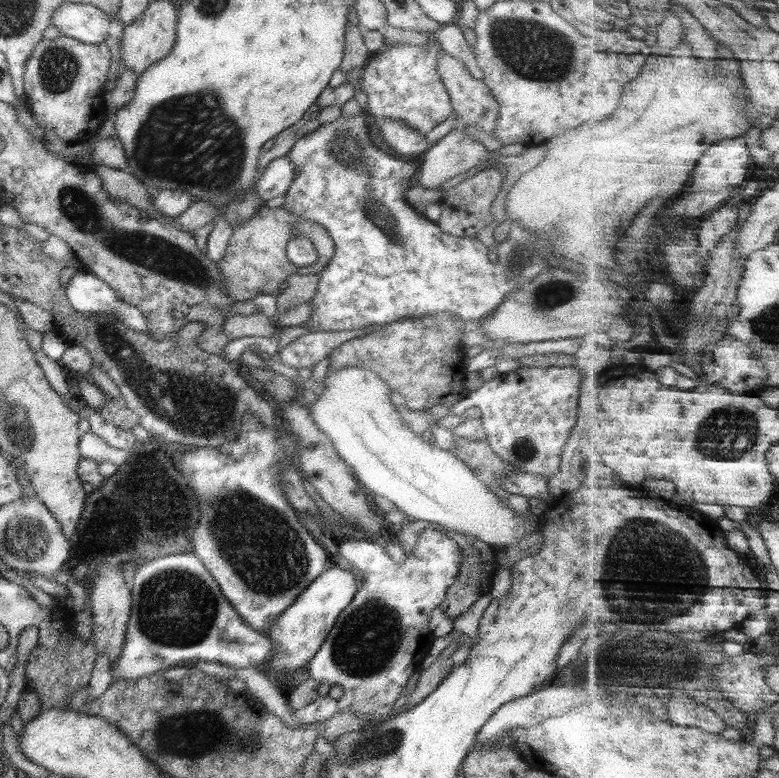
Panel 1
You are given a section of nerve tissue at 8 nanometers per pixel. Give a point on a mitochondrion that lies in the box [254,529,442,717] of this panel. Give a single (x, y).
(368, 641)

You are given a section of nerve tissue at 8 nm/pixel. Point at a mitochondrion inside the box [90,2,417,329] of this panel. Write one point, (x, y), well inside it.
(218, 165)

